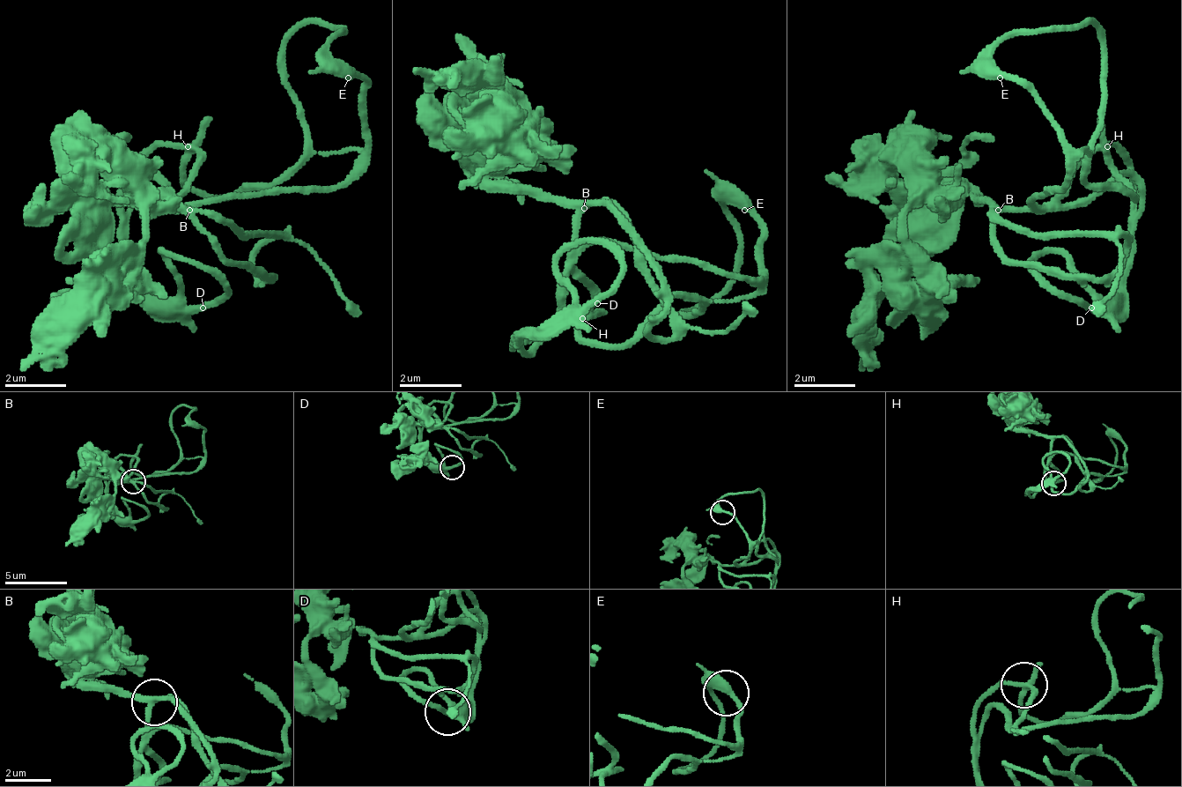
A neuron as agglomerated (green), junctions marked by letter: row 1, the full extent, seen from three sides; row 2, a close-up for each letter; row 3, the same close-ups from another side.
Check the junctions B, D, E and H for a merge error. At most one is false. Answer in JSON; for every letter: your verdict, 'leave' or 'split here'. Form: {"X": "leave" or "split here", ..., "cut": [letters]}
{"B": "leave", "D": "leave", "E": "leave", "H": "leave", "cut": []}

